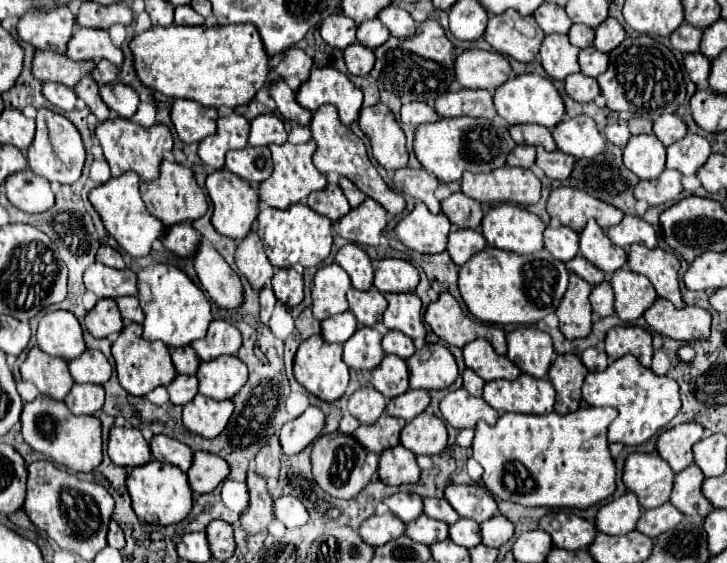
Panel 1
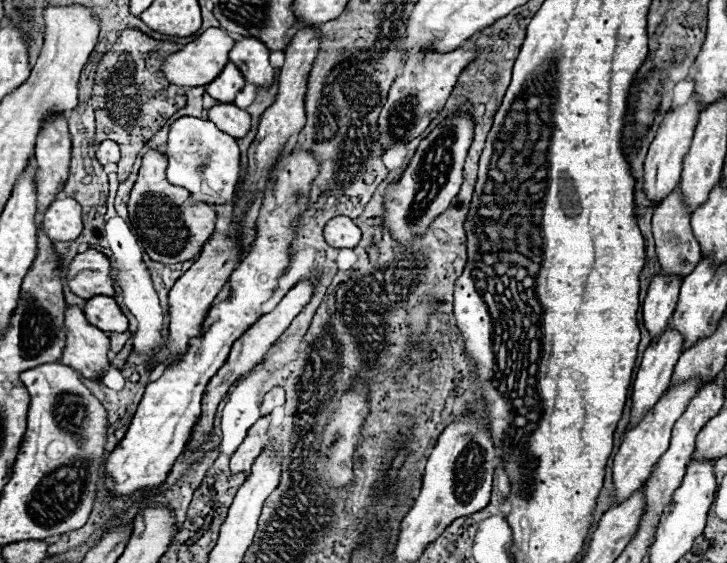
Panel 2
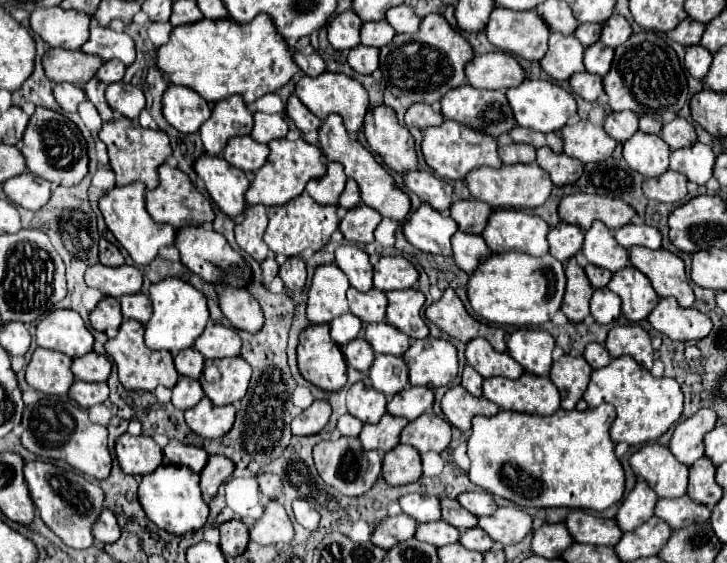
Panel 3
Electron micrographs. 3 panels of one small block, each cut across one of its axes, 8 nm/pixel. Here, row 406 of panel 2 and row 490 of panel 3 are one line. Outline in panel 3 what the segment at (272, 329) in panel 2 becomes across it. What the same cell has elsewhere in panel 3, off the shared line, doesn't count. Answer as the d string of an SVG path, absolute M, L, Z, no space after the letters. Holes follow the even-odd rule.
M210 456L206 462L206 468L200 472L200 488L206 498L214 498L218 492L218 486L226 482L234 472L234 464L230 458L222 456Z

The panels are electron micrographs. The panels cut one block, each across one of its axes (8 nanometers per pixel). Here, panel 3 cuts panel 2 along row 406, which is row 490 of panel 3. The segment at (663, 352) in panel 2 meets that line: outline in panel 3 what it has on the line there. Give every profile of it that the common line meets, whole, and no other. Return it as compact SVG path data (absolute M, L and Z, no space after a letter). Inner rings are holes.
M638 480L634 490L624 498L624 502L618 508L618 514L614 518L618 528L622 532L630 532L640 524L644 524L648 518L652 518L656 502L658 502L658 496L650 492L646 482Z

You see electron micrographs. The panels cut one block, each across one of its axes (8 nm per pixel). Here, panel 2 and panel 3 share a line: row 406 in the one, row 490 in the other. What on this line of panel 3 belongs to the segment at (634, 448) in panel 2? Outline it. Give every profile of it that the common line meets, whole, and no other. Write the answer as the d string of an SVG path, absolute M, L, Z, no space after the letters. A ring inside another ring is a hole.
M658 442L646 444L630 456L636 478L644 480L660 498L678 498L688 488L688 466L680 464L674 454Z

